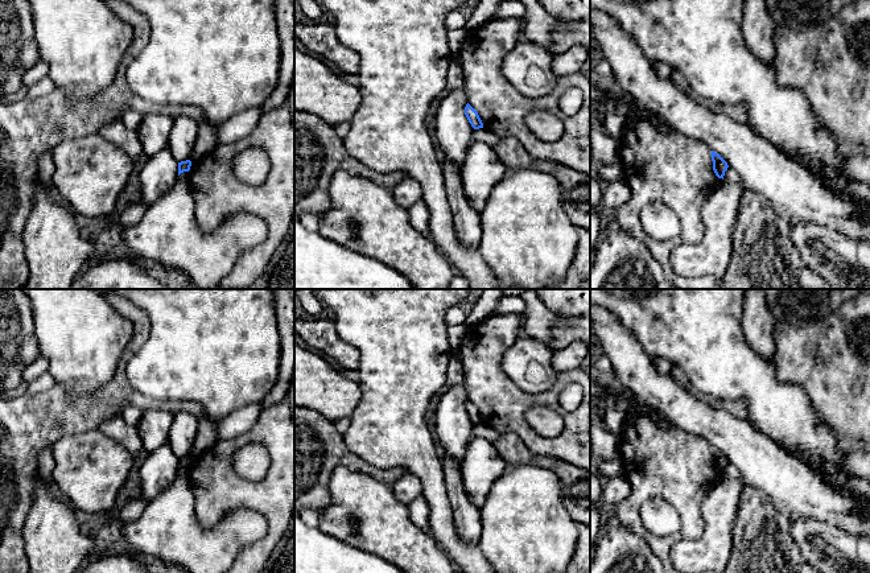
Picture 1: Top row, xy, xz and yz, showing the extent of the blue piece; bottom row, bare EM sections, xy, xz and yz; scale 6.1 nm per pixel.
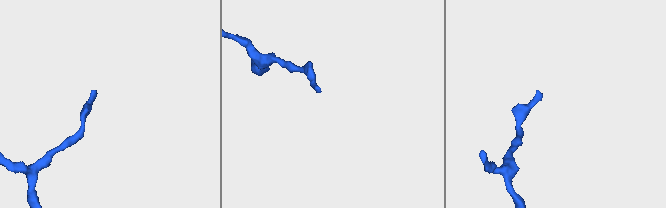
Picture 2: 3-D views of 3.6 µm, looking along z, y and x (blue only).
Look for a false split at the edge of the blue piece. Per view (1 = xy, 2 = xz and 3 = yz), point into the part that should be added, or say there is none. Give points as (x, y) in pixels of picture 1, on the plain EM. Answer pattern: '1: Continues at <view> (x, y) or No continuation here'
1: No continuation here
2: No continuation here
3: No continuation here

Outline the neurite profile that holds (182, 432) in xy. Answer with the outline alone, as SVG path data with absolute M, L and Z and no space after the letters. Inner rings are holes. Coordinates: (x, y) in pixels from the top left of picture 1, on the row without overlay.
M187 412L176 413L169 430L168 445L177 458L190 455L199 419Z

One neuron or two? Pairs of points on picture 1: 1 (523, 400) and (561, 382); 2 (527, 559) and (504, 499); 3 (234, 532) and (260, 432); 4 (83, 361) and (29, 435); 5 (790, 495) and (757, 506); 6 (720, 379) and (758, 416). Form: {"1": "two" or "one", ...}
{"1": "one", "2": "one", "3": "two", "4": "two", "5": "two", "6": "one"}

